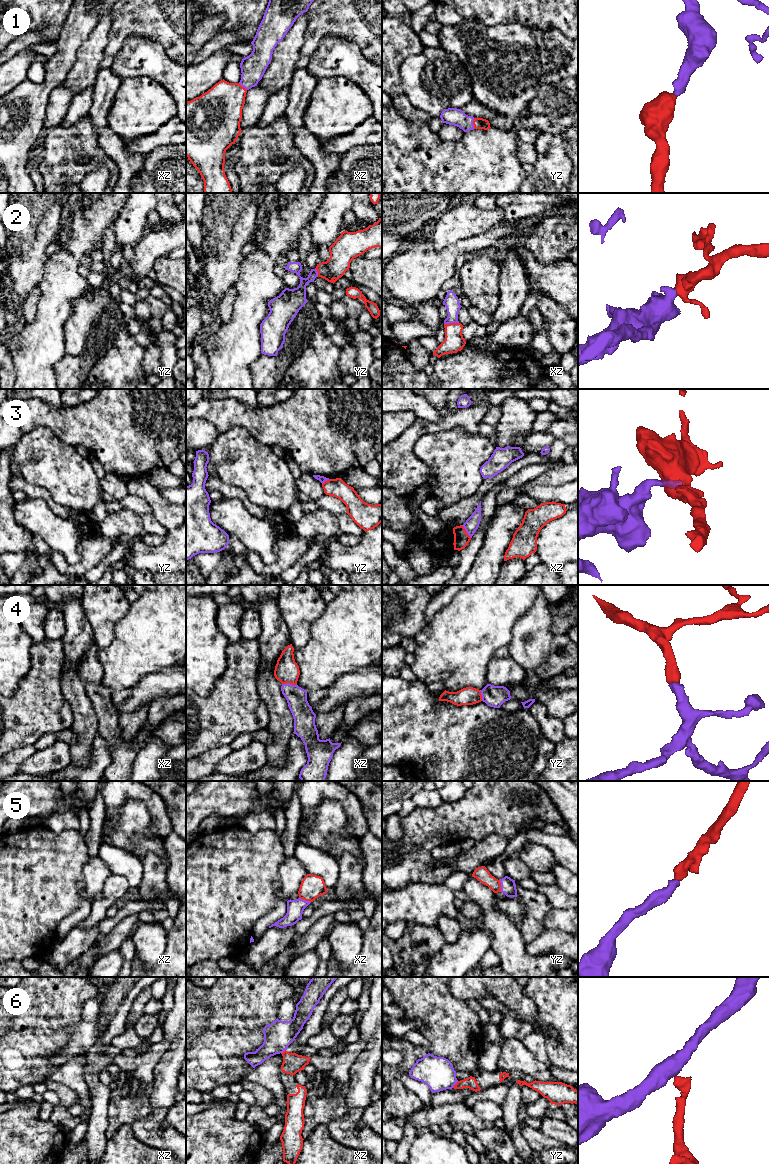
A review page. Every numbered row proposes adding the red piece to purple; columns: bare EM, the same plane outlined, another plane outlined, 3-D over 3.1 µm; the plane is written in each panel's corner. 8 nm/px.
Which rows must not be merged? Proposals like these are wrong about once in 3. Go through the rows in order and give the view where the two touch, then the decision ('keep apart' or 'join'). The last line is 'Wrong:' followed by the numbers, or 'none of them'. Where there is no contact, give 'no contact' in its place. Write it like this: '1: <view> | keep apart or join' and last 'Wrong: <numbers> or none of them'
1: yz | join
2: xz | join
3: xz | keep apart
4: xz | join
5: xz | join
6: yz | keep apart
Wrong: 3, 6

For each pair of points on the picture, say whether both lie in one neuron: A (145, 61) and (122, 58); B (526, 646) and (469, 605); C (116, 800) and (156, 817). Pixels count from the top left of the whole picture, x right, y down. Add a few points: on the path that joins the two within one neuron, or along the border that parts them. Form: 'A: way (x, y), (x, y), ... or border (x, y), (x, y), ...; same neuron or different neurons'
A: way (139, 59), (128, 59); same neuron
B: border (523, 615), (516, 621), (507, 645); different neurons
C: way (128, 794), (142, 794), (153, 805); same neuron

